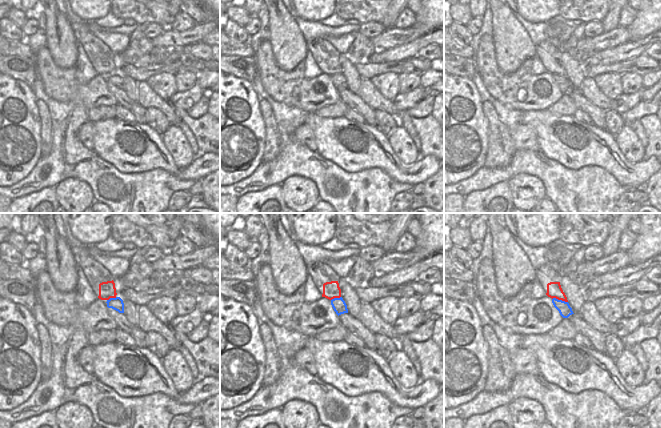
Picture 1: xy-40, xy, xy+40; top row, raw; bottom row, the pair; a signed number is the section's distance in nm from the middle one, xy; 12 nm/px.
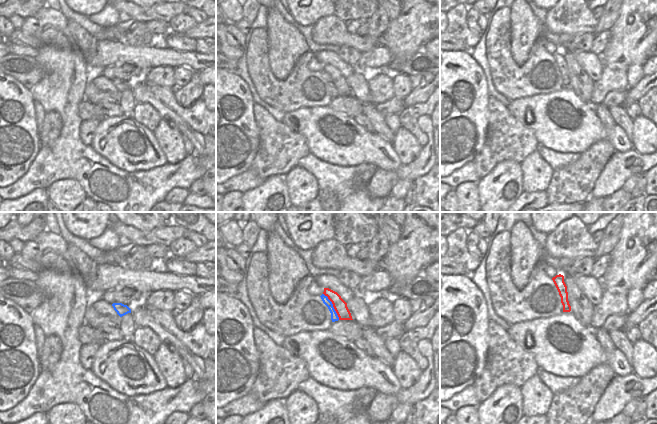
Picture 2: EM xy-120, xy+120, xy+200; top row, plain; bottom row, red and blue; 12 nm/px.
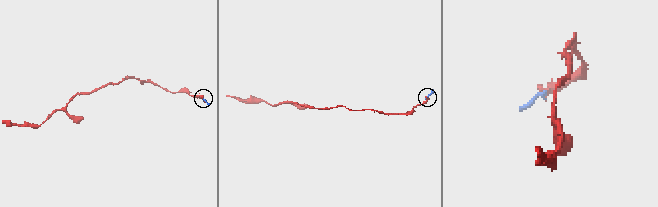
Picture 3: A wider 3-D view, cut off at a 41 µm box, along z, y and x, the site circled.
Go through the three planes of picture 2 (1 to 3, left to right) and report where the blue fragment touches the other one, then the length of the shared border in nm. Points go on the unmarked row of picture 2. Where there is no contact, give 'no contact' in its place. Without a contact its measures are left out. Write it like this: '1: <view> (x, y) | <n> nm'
1: no contact
2: xy+120 (333, 82) | 380 nm
3: no contact

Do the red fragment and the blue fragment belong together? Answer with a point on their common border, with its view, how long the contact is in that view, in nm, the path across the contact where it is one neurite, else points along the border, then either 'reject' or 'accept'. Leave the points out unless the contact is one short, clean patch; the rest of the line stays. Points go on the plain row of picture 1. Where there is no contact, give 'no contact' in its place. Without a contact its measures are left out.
meets red in xy+40 at (560, 75); contact 200 nm long; runs through xy+40 (554, 66), (560, 75), (565, 86); accept

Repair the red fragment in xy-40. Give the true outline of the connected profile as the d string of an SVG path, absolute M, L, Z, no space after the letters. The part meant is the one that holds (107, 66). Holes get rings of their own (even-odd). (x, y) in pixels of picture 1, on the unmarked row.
M114 57L102 58L99 60L99 72L101 76L106 76L107 83L112 84L119 89L124 89L124 79L120 73L116 72Z

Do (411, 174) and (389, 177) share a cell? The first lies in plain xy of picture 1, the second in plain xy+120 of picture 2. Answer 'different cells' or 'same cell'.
different cells

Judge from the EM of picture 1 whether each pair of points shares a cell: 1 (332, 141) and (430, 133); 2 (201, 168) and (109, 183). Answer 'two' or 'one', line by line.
1: two
2: two

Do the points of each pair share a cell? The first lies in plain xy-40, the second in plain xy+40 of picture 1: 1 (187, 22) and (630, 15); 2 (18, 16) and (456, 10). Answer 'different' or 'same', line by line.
1: same
2: same

